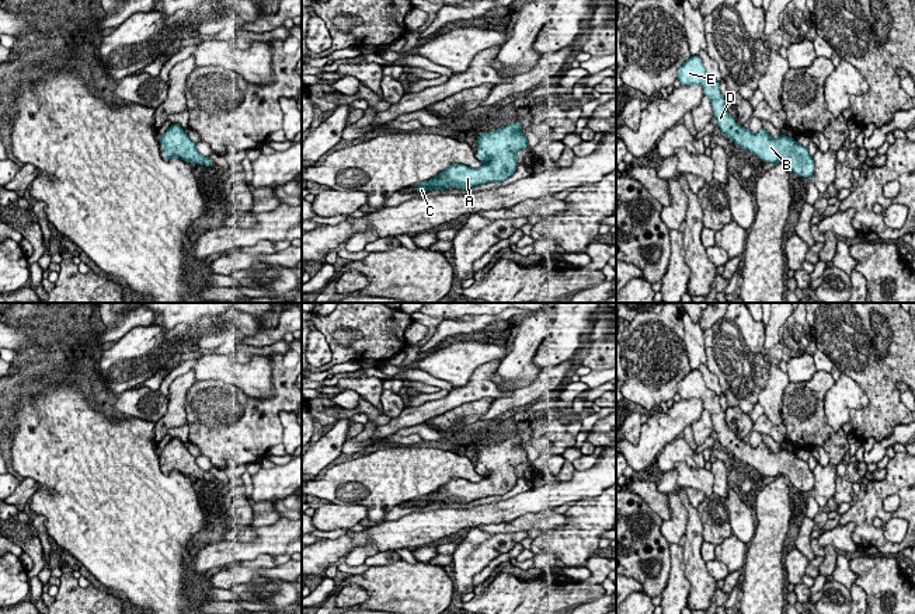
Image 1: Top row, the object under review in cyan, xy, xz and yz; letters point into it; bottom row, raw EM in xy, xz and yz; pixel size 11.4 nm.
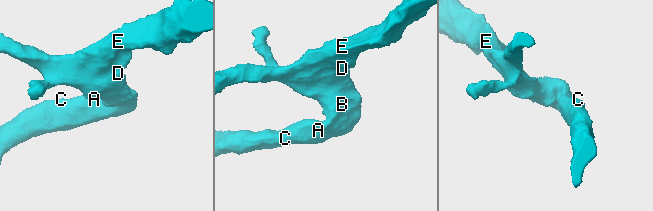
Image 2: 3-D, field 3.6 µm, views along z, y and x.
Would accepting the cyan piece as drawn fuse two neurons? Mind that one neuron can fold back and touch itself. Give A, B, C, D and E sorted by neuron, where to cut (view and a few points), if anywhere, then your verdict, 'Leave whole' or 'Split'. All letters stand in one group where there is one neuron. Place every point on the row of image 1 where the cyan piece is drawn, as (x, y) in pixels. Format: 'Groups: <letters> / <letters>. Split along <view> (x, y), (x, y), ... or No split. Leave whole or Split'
Groups: A B C D E. No split. Leave whole

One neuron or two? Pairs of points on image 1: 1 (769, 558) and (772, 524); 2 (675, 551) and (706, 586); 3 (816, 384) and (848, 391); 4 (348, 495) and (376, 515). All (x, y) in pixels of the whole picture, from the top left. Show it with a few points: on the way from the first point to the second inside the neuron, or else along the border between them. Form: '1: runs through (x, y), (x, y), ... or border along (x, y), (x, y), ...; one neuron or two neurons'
1: runs through (769, 550), (771, 533); one neuron
2: border along (682, 544), (684, 576), (689, 583), (689, 593); two neurons
3: border along (835, 381), (824, 397), (825, 419); two neurons
4: runs through (357, 495), (361, 495), (372, 506); one neuron

